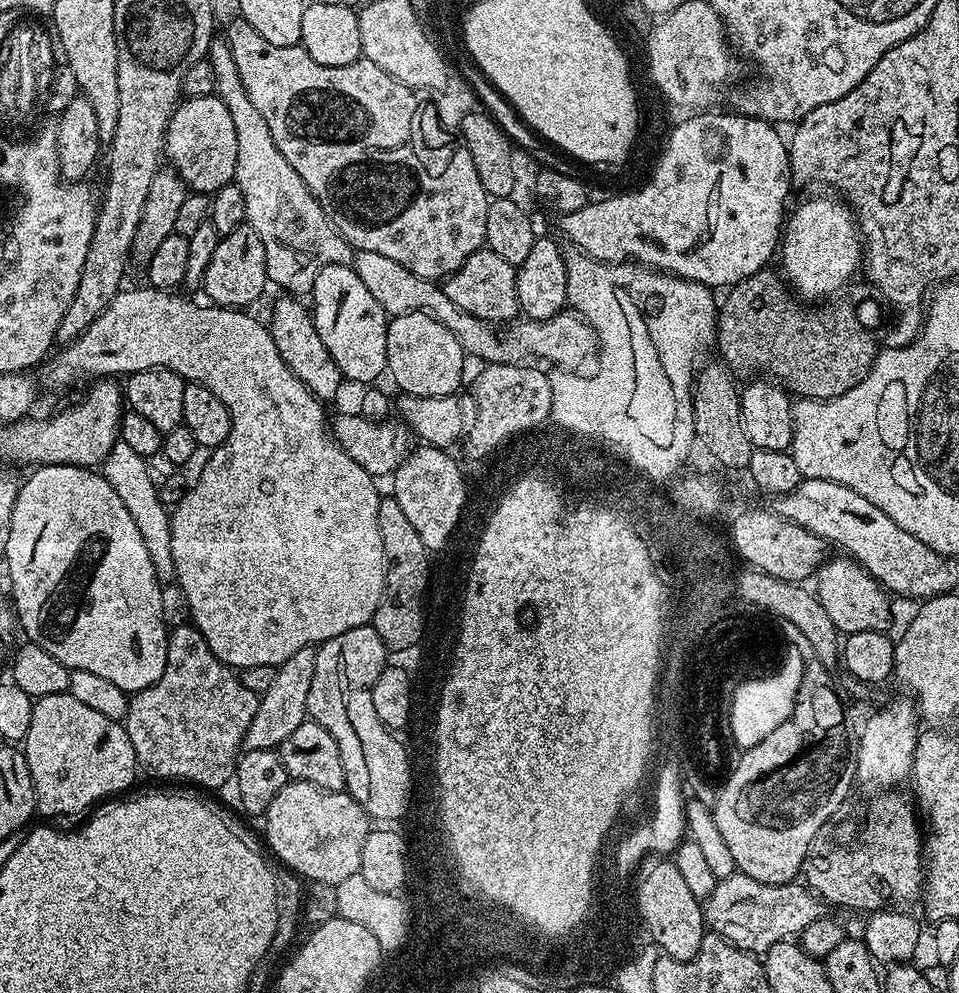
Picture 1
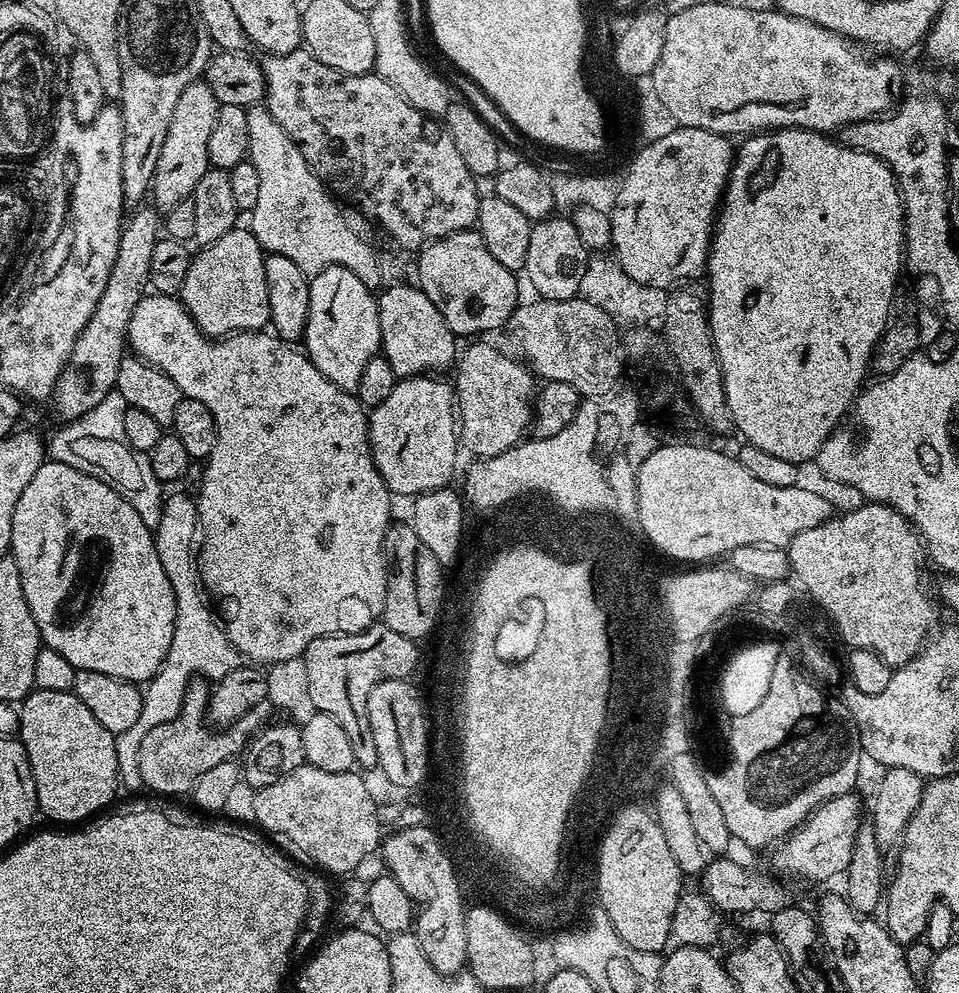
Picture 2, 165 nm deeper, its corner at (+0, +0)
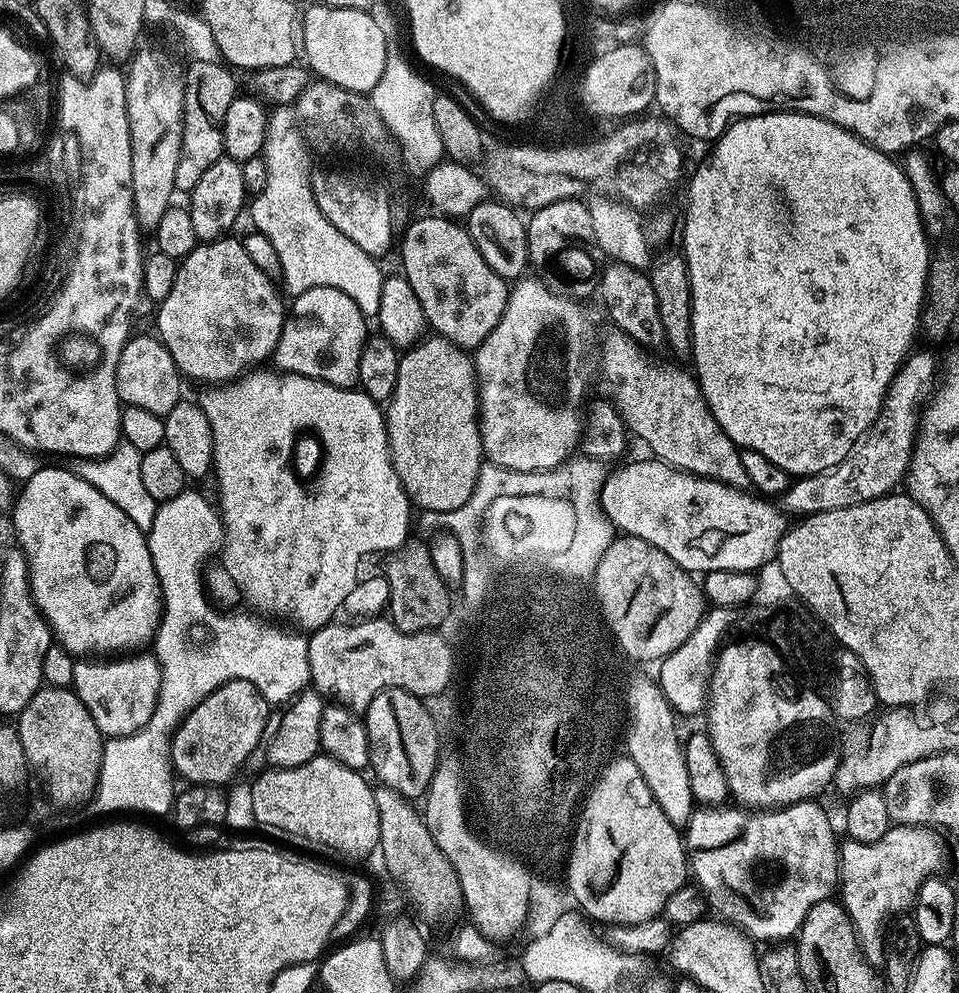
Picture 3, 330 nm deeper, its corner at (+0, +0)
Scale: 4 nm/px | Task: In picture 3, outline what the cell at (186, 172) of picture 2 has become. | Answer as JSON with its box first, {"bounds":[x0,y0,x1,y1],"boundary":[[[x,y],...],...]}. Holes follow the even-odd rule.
{"bounds":[174,60,238,193],"boundary":[[[193,60],[184,74],[184,129],[182,130],[182,154],[178,158],[178,171],[174,174],[177,193],[191,193],[192,188],[224,155],[223,122],[230,102],[238,95],[233,69],[217,61]]]}

